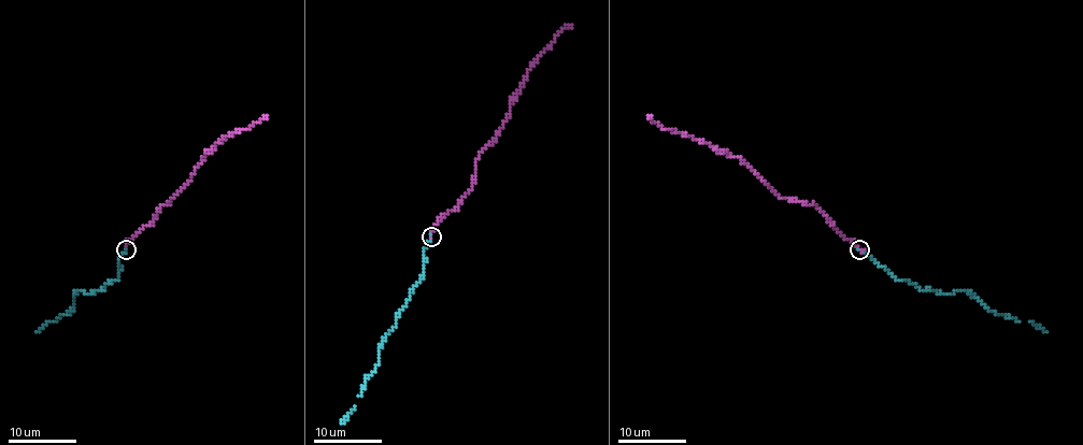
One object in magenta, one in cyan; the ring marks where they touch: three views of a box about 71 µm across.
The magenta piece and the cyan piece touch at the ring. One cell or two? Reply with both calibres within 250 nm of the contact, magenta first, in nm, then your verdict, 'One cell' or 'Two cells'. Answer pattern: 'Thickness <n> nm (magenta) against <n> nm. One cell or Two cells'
Thickness 200 nm (magenta) against 60 nm. One cell

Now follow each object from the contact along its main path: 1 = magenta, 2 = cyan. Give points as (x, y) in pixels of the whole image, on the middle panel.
1: (431, 237), (437, 221), (457, 206), (469, 189), (474, 161), (509, 115), (529, 67), (554, 38), (572, 24)
2: (431, 235), (423, 254), (425, 273), (380, 350), (380, 362), (351, 414), (342, 421)

